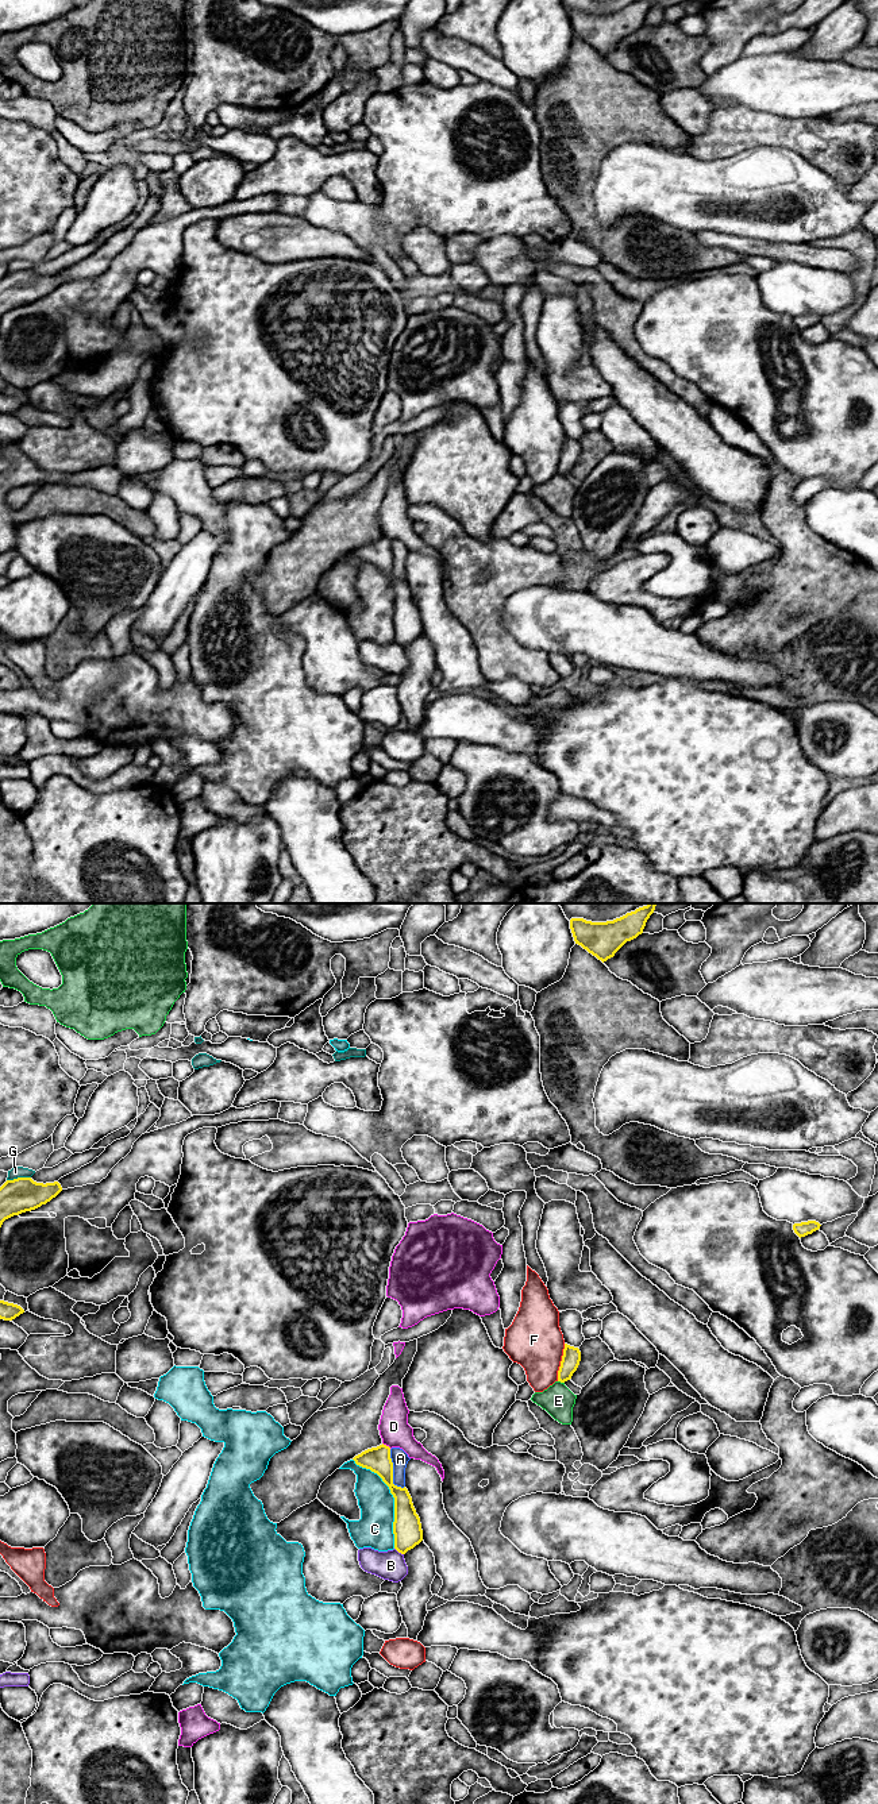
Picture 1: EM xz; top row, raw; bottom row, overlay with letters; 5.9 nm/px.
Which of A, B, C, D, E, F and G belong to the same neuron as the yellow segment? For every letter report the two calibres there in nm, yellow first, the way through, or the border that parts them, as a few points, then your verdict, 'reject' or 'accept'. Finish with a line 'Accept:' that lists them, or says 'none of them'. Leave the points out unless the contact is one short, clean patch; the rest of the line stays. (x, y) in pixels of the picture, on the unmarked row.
A: 150/100 nm | reject
B: 170/180 nm | along xz (395, 640), (403, 647) | reject
C: 170/220 nm | reject
D: 150/180 nm | reject
E: 110/190 nm | reject
F: 110/340 nm | reject
G: 200/70 nm | reject
Accept: none of them

